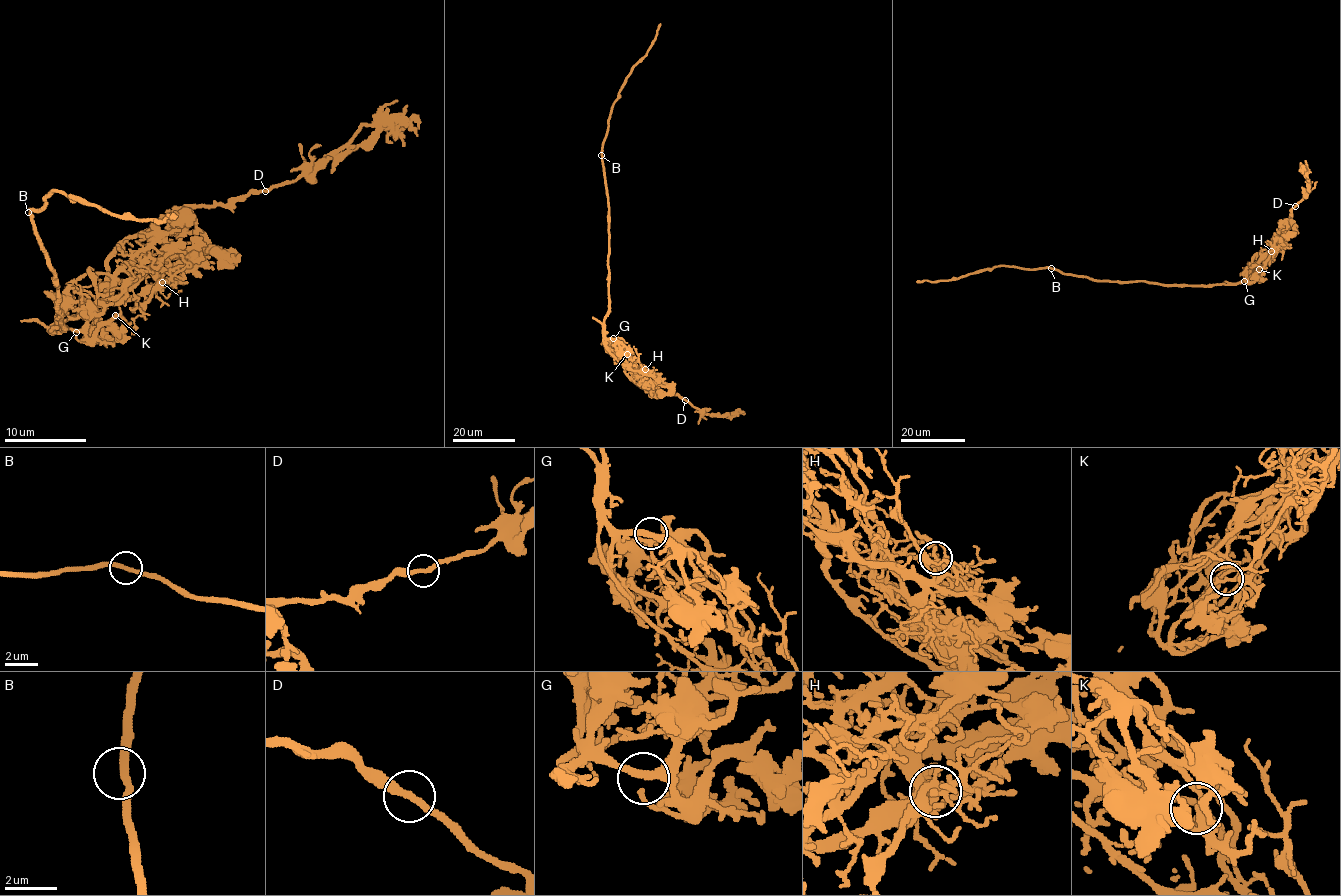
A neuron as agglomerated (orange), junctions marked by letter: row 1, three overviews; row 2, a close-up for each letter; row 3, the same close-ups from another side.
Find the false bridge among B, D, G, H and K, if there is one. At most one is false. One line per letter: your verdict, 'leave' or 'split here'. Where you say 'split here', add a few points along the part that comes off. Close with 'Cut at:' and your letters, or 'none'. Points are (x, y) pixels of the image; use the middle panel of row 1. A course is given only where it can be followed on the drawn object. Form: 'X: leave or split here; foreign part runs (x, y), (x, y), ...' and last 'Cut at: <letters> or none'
B: leave
D: leave
G: leave
H: leave
K: split here; foreign part runs (627, 354), (646, 390), (678, 394), (706, 414), (744, 414)
Cut at: K

